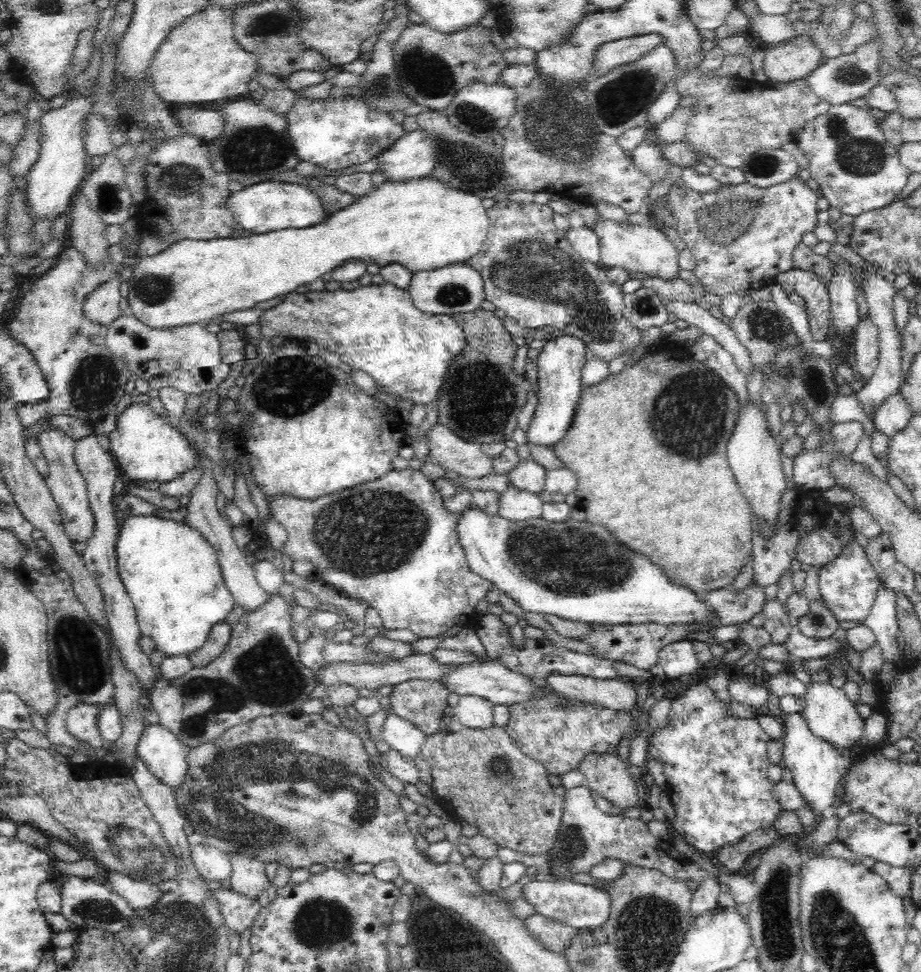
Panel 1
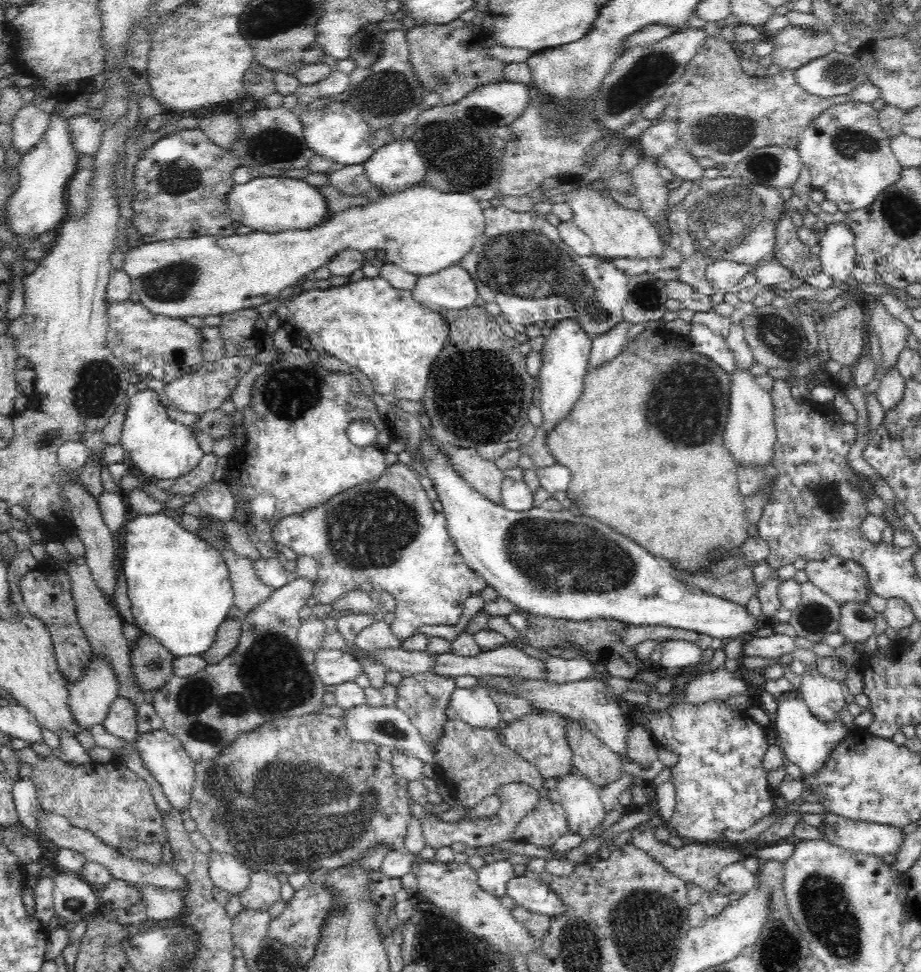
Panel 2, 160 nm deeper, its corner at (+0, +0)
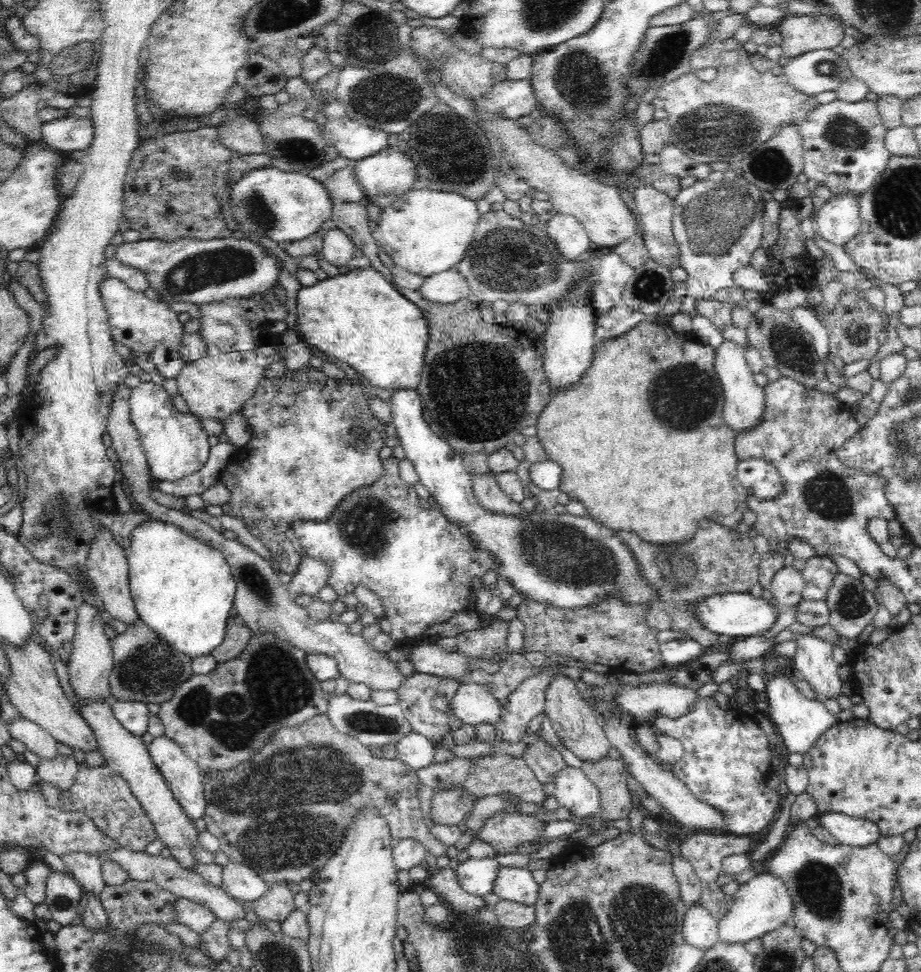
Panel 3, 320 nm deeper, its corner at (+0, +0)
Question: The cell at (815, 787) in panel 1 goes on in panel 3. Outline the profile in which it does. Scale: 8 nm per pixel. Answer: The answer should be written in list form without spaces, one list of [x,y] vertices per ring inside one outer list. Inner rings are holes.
[[[780,668],[780,670],[771,670],[766,673],[768,682],[765,691],[770,699],[768,715],[770,715],[771,722],[776,725],[780,742],[788,754],[798,752],[804,756],[823,732],[839,723],[840,719],[837,715],[830,714],[825,708],[825,704],[819,703],[819,700],[808,700],[801,694],[796,686],[797,677],[792,670]]]

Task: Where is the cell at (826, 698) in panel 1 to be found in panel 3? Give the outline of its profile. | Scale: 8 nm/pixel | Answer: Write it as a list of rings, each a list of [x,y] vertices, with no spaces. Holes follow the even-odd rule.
[[[797,635],[795,654],[791,656],[793,674],[806,680],[820,697],[819,703],[836,699],[842,694],[839,665],[832,656],[832,646],[816,636]]]

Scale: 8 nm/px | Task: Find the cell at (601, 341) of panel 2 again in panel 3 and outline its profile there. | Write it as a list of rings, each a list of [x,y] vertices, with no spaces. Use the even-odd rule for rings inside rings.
[[[624,302],[617,304],[596,319],[594,344],[619,337],[632,330],[639,322],[648,319],[646,314],[632,310]]]

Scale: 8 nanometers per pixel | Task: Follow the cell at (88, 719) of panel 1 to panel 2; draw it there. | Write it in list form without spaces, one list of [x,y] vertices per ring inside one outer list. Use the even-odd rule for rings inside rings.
[[[92,652],[91,663],[83,668],[83,678],[68,686],[68,707],[83,729],[103,724],[112,702],[119,698],[118,677],[112,665]]]

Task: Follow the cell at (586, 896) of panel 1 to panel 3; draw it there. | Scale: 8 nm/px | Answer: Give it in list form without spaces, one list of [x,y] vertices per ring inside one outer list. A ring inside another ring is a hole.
[[[500,866],[491,892],[502,900],[535,906],[536,899],[539,898],[539,884],[526,867]]]

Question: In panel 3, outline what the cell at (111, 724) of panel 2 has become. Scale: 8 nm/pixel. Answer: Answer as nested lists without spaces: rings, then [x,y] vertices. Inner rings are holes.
[[[111,699],[111,705],[114,717],[118,722],[137,737],[142,737],[148,728],[148,706],[139,701],[120,701]]]

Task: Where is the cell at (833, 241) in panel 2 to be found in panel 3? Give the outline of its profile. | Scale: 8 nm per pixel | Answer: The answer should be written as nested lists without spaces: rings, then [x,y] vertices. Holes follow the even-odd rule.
[[[832,195],[818,210],[815,228],[824,240],[838,246],[848,244],[861,228],[859,196]]]

